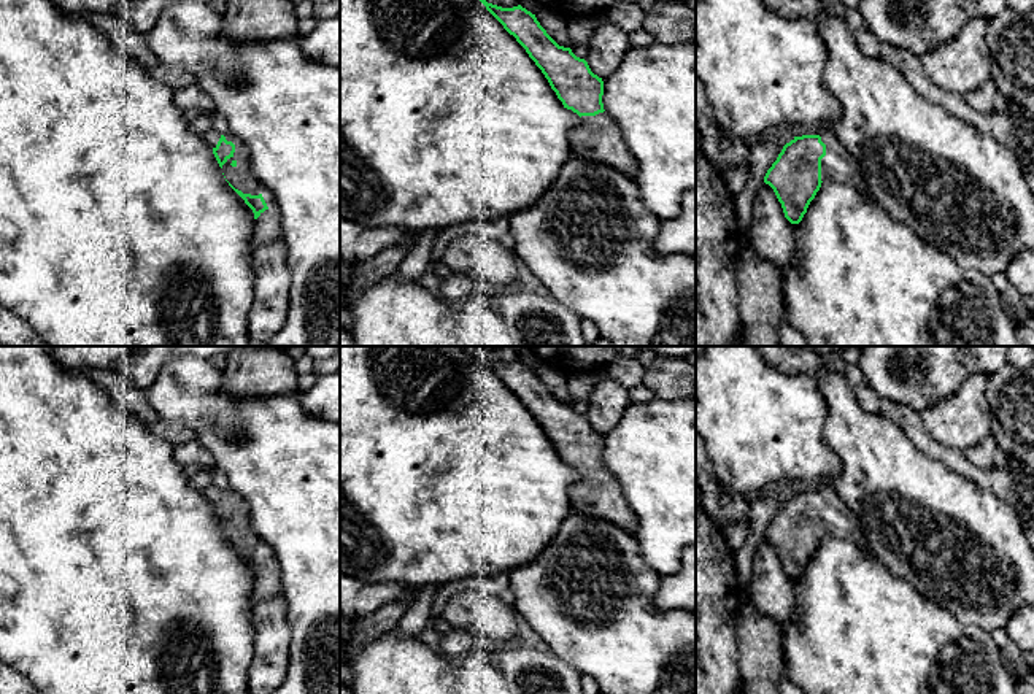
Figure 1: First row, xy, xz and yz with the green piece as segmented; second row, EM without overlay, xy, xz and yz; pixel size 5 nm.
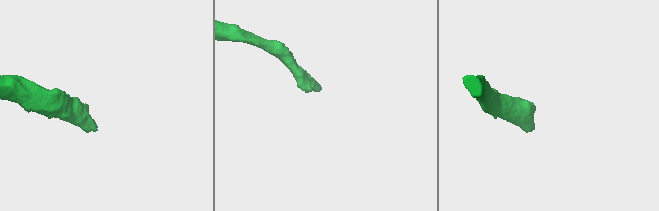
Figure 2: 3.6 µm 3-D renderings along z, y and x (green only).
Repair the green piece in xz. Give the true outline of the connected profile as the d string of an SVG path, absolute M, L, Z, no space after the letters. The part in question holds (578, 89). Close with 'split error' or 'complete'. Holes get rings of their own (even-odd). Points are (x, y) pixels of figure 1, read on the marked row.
M486 0L480 2L526 49L564 108L581 118L581 124L572 132L573 156L600 162L634 179L637 162L621 138L619 125L604 110L602 78L594 75L588 62L577 57L570 48L559 46L535 14L521 5L502 8Z | split error

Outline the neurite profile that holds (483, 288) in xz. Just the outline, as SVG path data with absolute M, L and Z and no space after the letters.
M478 281L456 319L459 334L475 334L480 346L586 346L583 319L570 307L548 291L523 289L518 281L508 286Z

